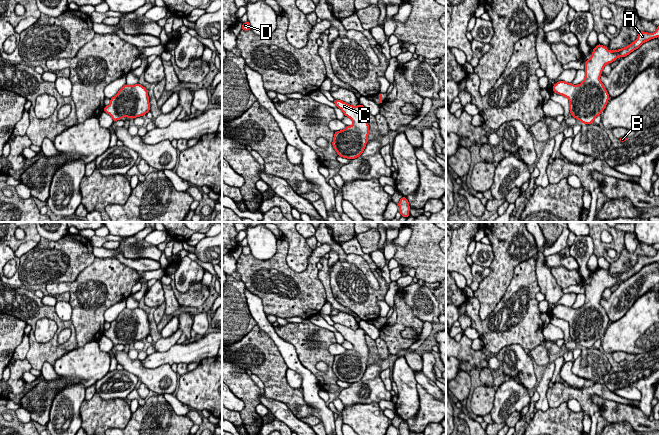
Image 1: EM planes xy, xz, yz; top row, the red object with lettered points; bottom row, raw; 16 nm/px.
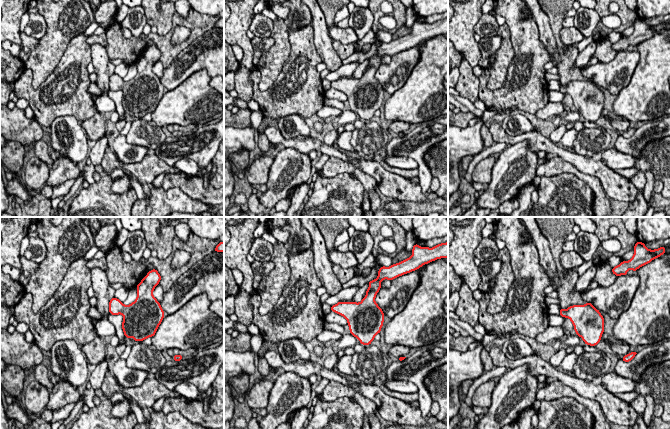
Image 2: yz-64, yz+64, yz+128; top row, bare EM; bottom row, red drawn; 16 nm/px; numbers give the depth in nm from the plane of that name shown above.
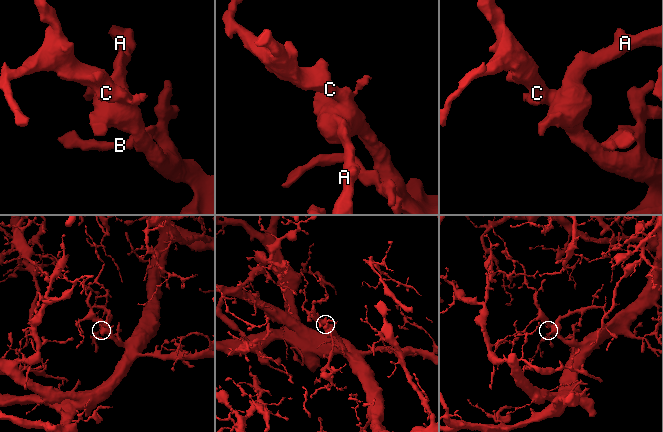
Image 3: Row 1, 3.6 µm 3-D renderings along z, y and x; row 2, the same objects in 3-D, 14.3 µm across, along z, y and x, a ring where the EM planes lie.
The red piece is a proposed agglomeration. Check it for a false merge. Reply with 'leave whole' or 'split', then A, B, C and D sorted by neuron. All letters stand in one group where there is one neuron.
leave whole; A B C D

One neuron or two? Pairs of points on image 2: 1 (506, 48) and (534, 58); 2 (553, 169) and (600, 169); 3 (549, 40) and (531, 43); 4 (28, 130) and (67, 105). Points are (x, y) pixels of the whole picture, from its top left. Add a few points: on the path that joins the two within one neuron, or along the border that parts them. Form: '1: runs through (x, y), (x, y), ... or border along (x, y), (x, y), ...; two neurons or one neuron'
1: border along (509, 28), (513, 58), (506, 73); two neurons
2: border along (559, 156), (580, 171), (594, 175), (599, 180); two neurons
3: border along (534, 18), (539, 40), (550, 60); two neurons
4: border along (34, 117), (41, 125); two neurons

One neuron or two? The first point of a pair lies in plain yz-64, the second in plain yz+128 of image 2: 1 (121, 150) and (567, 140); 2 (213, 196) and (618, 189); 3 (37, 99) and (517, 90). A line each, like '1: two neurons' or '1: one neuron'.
1: one neuron
2: one neuron
3: one neuron

